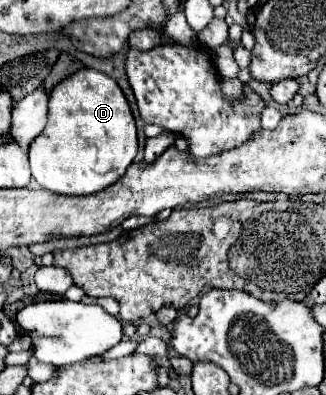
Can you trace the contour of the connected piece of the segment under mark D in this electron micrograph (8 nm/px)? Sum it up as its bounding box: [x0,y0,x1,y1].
[29,69,137,195]

